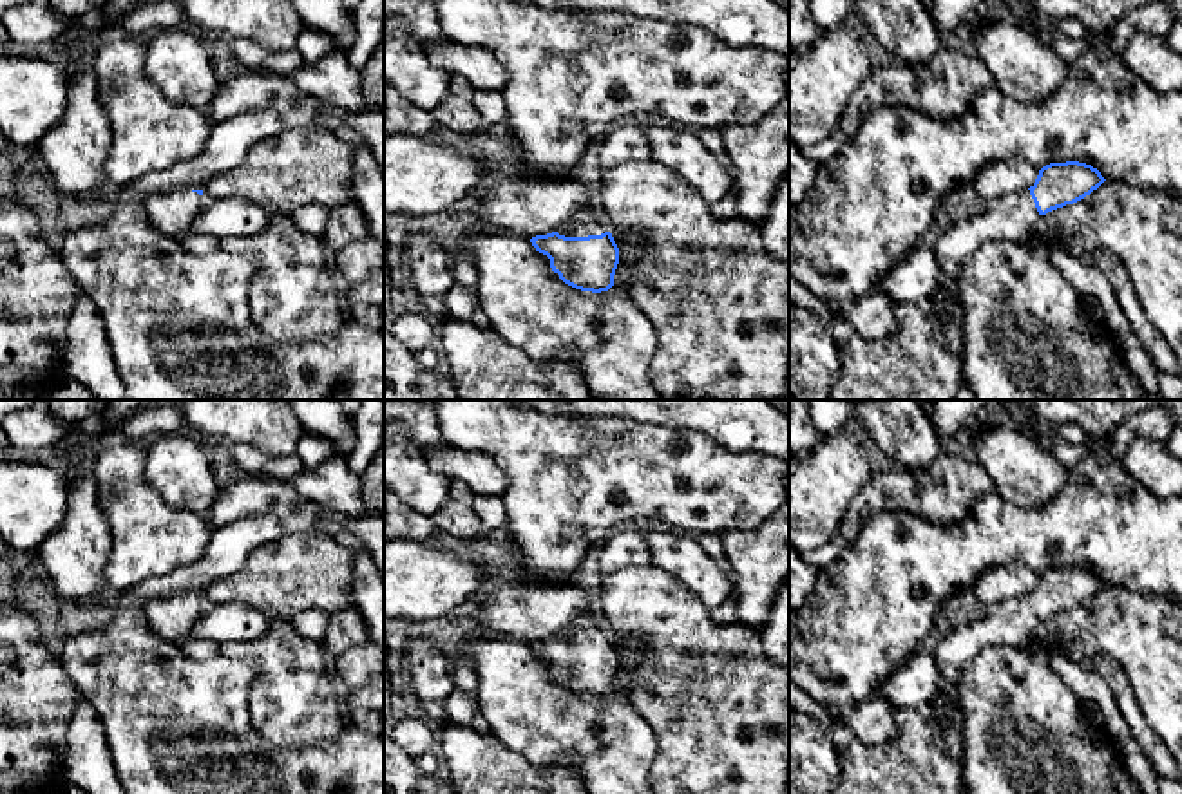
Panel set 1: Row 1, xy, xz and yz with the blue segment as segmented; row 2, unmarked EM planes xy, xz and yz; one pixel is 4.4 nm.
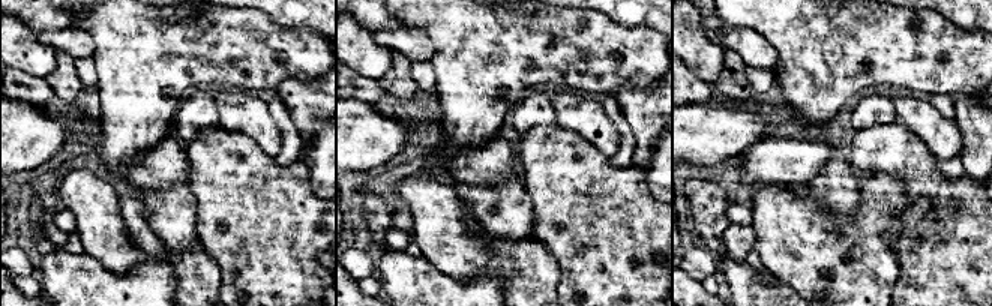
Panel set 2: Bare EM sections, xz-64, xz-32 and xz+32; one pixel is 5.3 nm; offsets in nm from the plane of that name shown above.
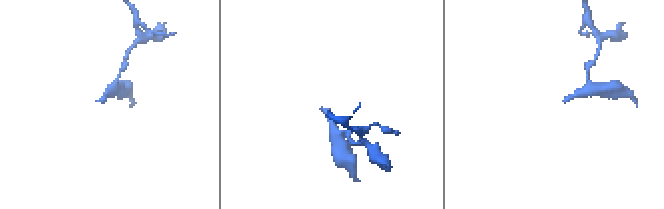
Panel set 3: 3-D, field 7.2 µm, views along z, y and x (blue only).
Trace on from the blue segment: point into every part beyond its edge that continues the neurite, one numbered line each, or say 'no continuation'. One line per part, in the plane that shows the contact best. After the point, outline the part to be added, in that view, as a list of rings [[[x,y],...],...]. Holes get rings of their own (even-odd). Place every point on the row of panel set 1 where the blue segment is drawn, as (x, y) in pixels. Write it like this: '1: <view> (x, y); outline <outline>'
1: xz (587, 221); outline [[[581,208],[558,233],[565,237],[588,237],[608,232],[603,215],[594,208]]]

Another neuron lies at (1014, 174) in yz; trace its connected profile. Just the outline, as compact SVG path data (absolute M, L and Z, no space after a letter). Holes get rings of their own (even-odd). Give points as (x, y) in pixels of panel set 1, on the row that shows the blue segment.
M1021 157L988 163L976 177L974 188L981 199L994 201L1006 194L1034 186L1039 170Z

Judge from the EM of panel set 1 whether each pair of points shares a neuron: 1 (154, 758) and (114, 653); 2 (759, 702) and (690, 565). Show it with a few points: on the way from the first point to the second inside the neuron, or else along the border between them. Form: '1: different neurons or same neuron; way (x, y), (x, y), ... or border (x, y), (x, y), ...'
1: same neuron; way (154, 733), (154, 702), (133, 679)
2: different neurons; border (677, 579), (708, 610)

